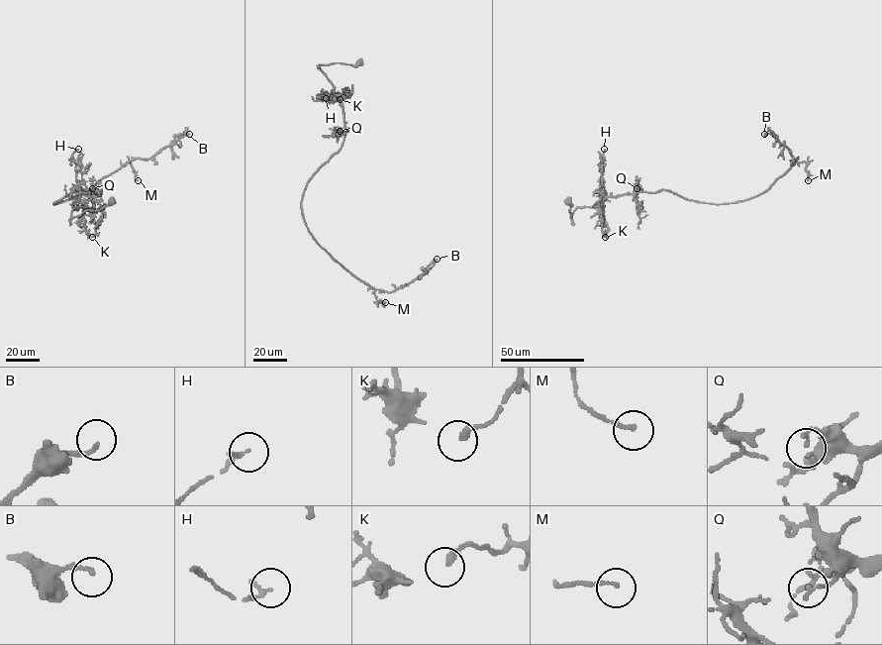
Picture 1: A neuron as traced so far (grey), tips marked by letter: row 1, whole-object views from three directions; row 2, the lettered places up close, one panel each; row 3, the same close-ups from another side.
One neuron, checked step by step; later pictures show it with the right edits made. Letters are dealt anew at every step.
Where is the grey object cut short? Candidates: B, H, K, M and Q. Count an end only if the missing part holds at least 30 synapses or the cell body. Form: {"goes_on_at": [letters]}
{"goes_on_at": []}

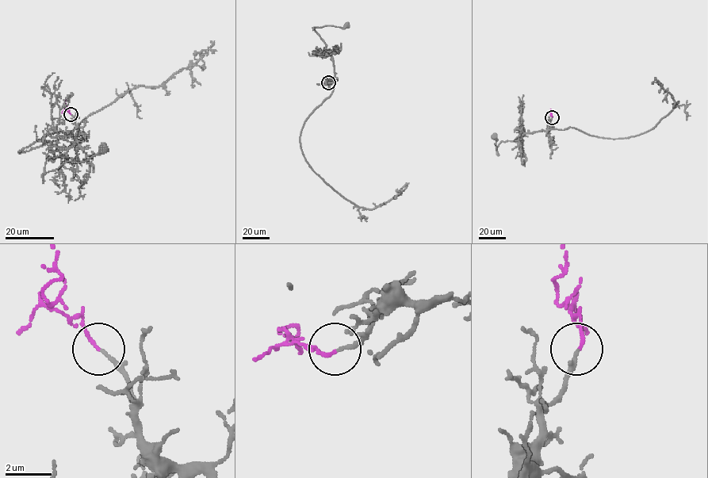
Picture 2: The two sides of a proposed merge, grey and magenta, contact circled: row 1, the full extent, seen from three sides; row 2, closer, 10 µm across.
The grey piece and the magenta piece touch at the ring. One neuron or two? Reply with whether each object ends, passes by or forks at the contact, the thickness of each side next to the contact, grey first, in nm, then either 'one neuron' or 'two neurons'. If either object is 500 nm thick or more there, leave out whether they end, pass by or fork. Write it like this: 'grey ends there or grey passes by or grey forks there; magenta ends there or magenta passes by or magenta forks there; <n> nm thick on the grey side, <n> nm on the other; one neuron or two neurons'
grey ends there; magenta ends there; 140 nm thick on the grey side, 120 nm on the other; one neuron

